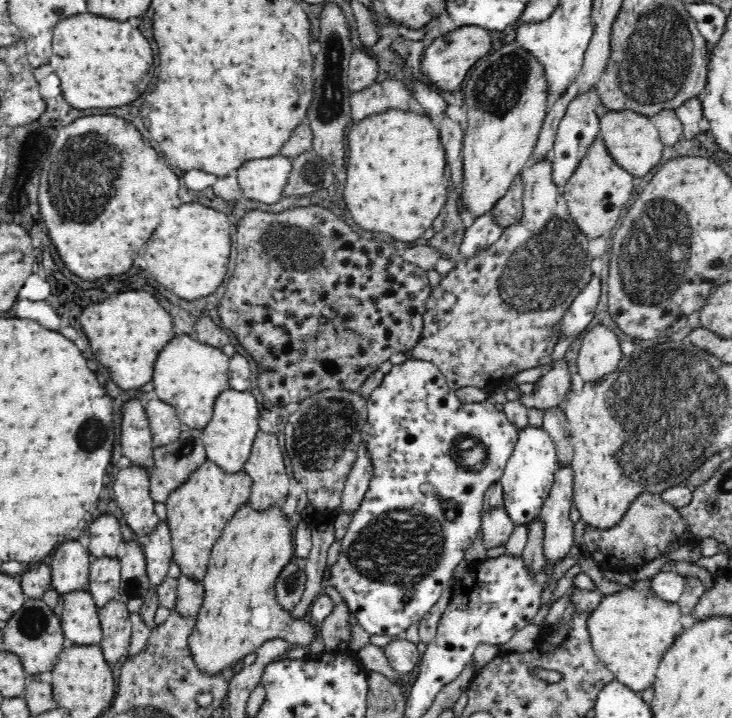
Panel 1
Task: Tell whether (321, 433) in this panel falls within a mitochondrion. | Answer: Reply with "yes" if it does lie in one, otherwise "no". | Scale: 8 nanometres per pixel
yes

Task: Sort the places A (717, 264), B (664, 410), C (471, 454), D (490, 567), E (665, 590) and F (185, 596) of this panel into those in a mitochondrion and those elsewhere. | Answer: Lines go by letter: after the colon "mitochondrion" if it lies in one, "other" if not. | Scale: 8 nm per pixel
A: other
B: mitochondrion
C: mitochondrion
D: other
E: other
F: other

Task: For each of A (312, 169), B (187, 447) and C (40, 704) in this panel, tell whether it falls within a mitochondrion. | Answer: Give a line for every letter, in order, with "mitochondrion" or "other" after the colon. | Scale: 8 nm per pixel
A: mitochondrion
B: mitochondrion
C: other

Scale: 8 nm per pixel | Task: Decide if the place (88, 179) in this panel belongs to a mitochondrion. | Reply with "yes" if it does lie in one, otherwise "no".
yes

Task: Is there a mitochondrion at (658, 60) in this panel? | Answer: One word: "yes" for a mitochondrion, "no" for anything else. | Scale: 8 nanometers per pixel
yes

